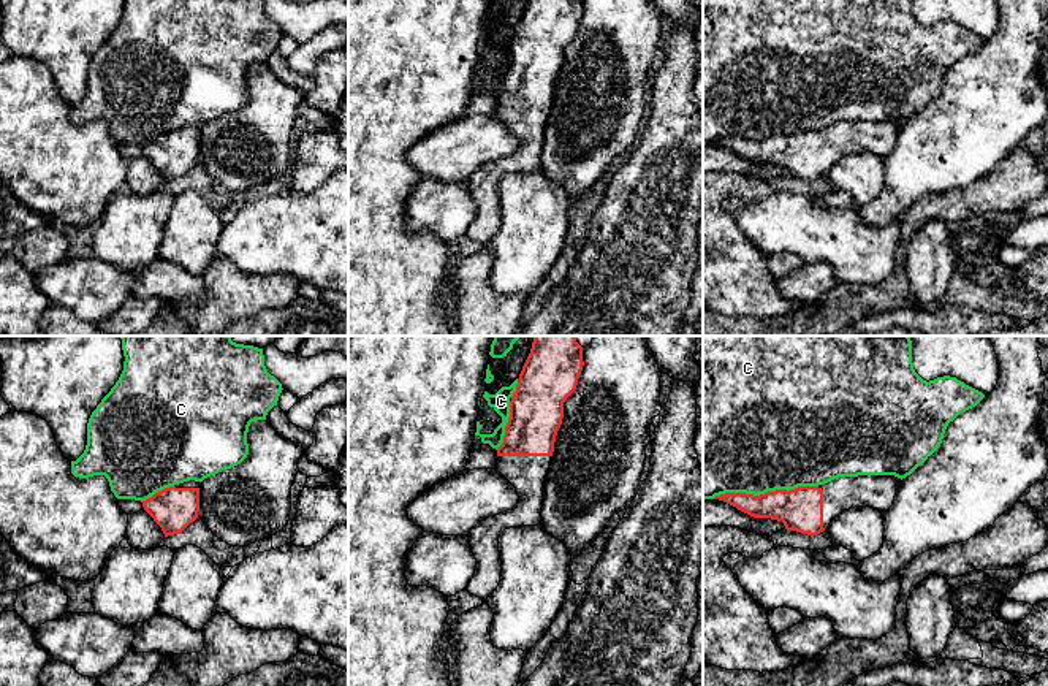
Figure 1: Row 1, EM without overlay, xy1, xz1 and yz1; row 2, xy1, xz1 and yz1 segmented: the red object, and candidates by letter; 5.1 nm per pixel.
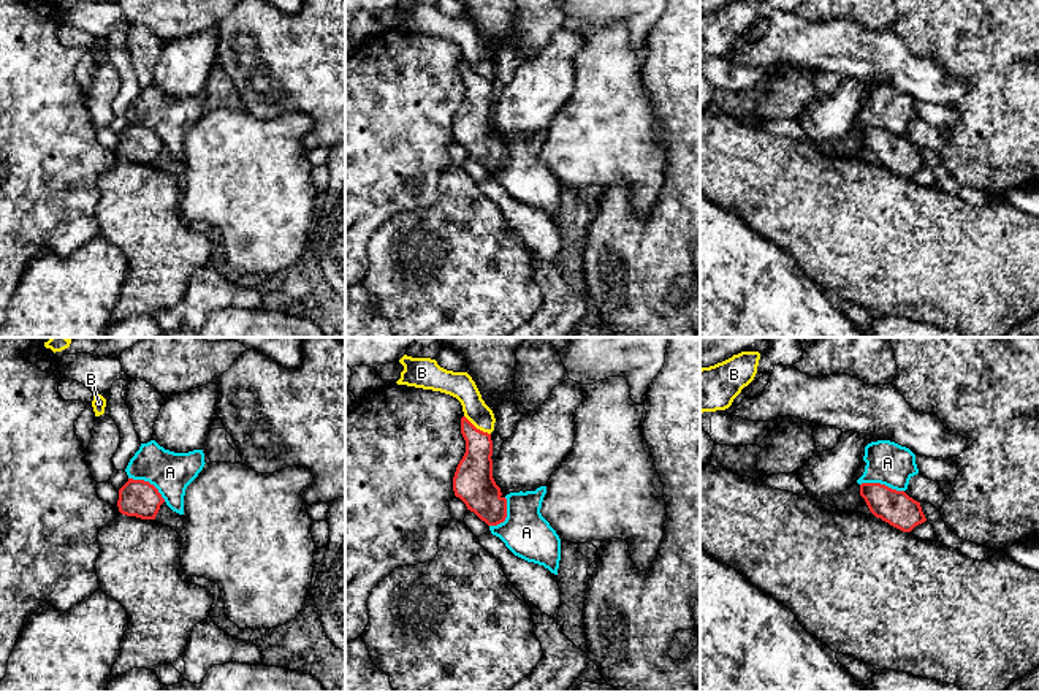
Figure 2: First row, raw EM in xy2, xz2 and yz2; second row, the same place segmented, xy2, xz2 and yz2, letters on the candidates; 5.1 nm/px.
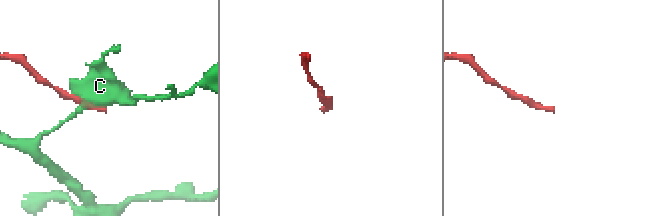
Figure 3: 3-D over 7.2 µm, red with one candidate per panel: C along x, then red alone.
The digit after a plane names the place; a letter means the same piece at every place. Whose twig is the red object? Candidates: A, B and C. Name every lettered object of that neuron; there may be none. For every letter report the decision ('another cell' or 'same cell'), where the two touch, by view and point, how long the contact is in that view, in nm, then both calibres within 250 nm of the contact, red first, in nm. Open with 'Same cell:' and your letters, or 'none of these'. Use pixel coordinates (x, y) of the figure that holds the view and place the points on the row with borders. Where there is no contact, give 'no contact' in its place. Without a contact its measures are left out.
Same cell: none of these
A: another cell; contact yz2 (882, 485); length 220 nm; calibres 180 and 220 nm
B: another cell; contact xz2 (475, 428); length 170 nm; calibres 190 and 140 nm
C: another cell; contact yz1 (765, 493); length 550 nm; calibres 220 and 480 nm

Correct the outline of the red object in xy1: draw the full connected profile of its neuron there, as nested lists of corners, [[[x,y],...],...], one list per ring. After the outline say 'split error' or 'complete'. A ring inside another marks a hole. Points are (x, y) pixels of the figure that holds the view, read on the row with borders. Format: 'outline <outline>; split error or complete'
outline [[[188,480],[142,501],[144,510],[161,528],[165,537],[182,532],[198,518],[199,482]]]; split error

